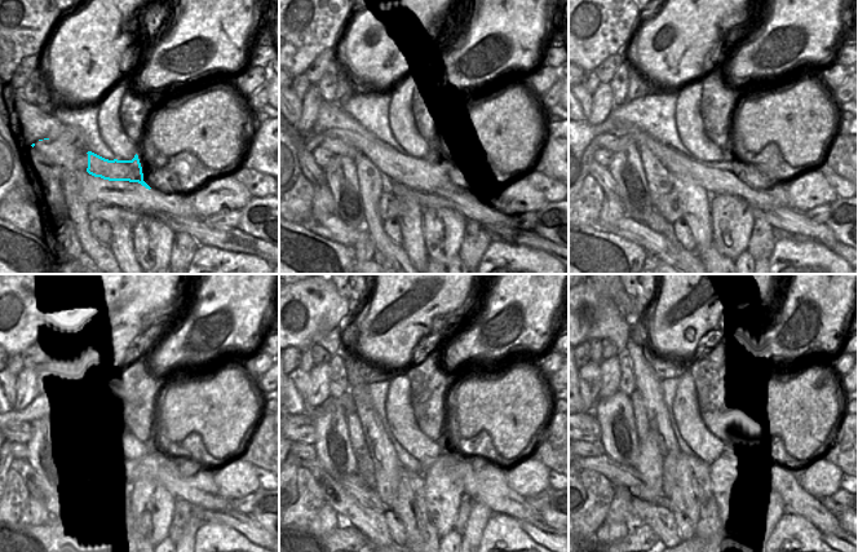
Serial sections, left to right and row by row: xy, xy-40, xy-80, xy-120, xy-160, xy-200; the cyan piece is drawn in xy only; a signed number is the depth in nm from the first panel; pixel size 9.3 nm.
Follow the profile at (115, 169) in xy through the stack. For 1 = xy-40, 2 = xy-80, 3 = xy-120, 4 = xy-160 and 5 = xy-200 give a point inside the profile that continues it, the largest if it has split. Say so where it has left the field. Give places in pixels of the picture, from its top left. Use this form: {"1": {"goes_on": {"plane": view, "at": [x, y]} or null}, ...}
{"1": {"goes_on": {"plane": "xy-40", "at": [425, 175]}}, "2": {"goes_on": {"plane": "xy-80", "at": [728, 176]}}, "3": {"goes_on": {"plane": "xy-120", "at": [197, 486]}}, "4": {"goes_on": {"plane": "xy-160", "at": [485, 482]}}, "5": {"goes_on": {"plane": "xy-200", "at": [791, 497]}}}

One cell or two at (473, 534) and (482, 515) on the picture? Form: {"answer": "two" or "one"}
{"answer": "one"}

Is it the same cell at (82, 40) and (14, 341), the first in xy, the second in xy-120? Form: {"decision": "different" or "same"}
{"decision": "different"}

